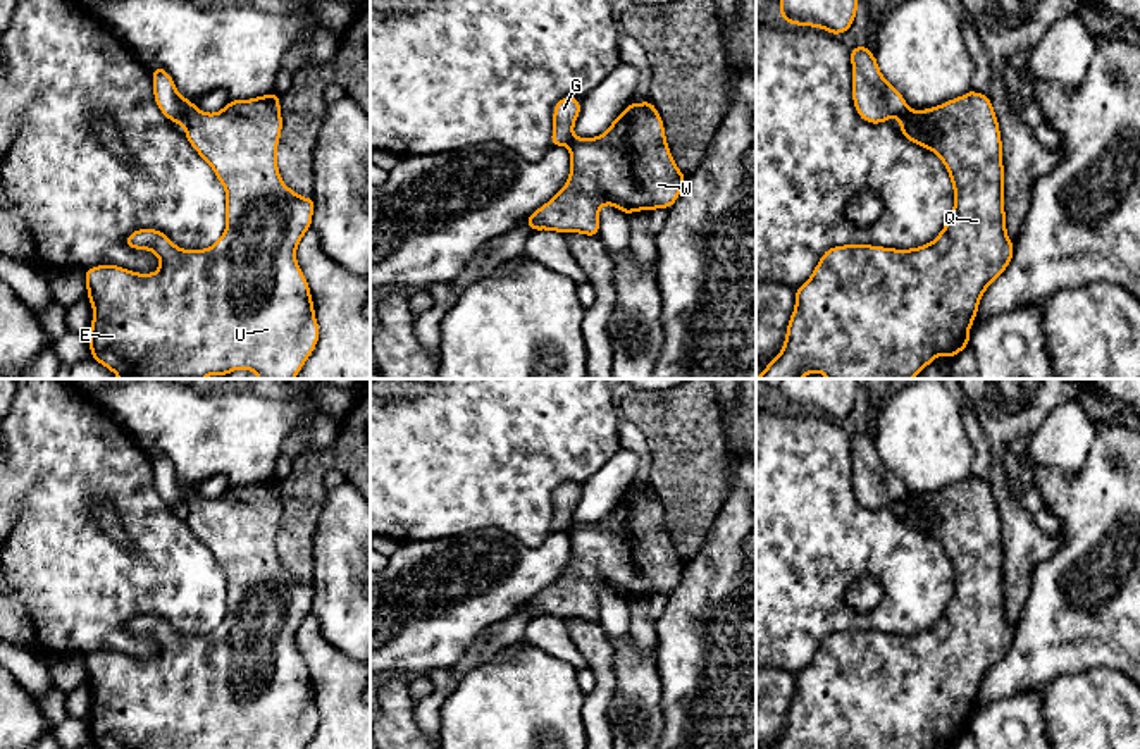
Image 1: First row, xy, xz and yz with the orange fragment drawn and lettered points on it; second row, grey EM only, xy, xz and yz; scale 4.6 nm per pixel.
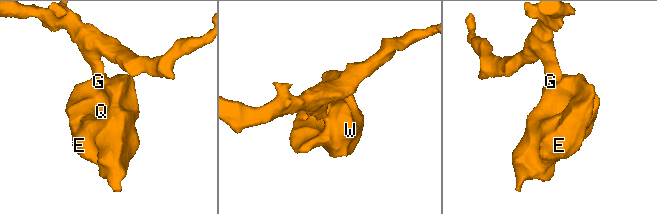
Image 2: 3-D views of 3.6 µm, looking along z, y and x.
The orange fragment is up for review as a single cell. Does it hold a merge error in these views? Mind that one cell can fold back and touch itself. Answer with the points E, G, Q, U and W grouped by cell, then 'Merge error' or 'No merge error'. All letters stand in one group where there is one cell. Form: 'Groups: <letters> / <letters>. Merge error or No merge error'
Groups: E Q U W / G. Merge error

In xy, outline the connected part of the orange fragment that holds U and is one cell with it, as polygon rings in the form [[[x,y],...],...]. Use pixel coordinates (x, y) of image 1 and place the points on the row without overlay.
[[[267,479],[251,486],[231,486],[222,496],[205,499],[191,492],[186,498],[184,520],[198,541],[214,554],[217,565],[226,573],[226,616],[215,630],[205,635],[183,635],[176,632],[169,622],[157,615],[136,615],[127,625],[126,632],[133,635],[153,637],[158,646],[158,656],[153,659],[138,659],[119,651],[96,651],[84,656],[88,680],[93,692],[93,708],[90,715],[91,744],[98,749],[305,749],[313,739],[319,727],[319,709],[315,706],[313,687],[308,668],[296,647],[296,634],[303,620],[312,613],[312,601],[315,594],[313,584],[298,582],[288,573],[277,554],[277,530],[282,517],[279,480]]]

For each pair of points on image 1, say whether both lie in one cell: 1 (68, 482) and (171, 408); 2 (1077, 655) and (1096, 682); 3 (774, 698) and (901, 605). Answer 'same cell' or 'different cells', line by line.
1: different cells
2: different cells
3: different cells

